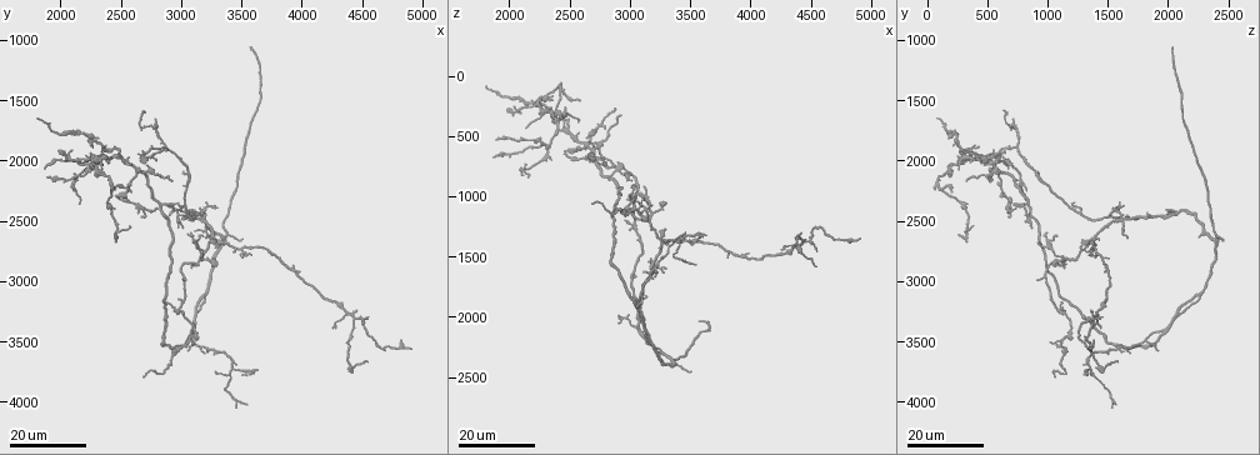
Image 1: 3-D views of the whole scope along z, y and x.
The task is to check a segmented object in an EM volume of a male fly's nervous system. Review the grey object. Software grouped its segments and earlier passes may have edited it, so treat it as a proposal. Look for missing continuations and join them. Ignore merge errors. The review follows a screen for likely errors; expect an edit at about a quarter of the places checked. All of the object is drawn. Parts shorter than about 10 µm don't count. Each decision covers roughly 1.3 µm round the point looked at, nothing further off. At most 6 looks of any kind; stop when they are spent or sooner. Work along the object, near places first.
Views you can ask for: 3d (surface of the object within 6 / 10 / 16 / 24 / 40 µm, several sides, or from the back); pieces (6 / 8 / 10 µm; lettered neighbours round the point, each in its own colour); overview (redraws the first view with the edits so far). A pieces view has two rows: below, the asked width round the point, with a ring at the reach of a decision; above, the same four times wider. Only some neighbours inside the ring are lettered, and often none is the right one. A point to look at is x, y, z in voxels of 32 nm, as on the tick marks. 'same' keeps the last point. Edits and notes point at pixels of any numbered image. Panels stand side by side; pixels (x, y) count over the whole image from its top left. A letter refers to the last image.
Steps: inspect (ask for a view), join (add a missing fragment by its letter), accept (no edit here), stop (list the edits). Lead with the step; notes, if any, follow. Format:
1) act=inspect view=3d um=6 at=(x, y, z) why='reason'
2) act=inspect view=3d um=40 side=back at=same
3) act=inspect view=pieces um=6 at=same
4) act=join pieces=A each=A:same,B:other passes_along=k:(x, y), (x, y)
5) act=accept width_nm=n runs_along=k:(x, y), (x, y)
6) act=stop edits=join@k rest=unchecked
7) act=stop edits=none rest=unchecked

act=inspect view=3d um=24 at=(3620, 3740, 1320) why='branch stops here'

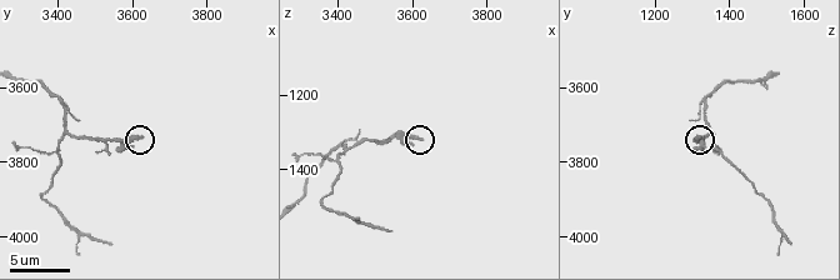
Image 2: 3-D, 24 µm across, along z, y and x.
act=inspect view=pieces um=8 at=(3620, 3730, 1310)

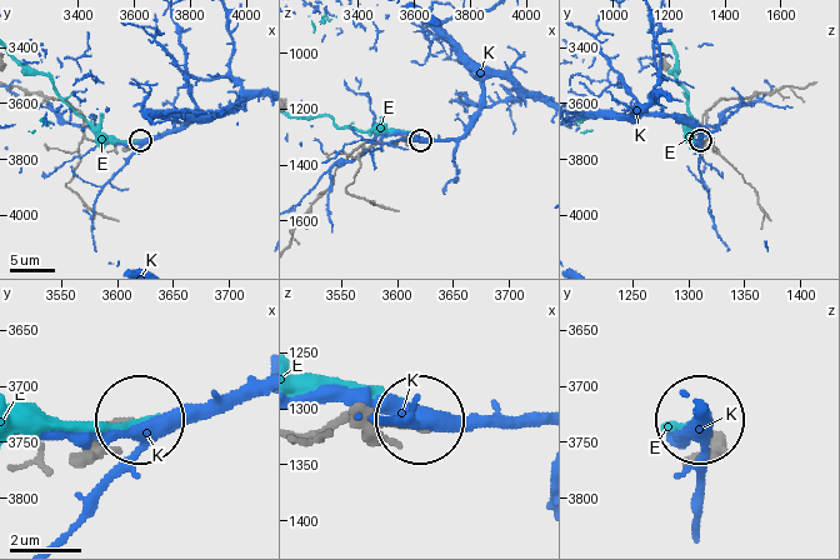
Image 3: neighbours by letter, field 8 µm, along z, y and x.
act=accept width_nm=220 each=E:other,K:other found='no lettered fragment goes on from it'

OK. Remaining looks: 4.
act=inspect view=3d um=16 at=(2940, 2180, 340)

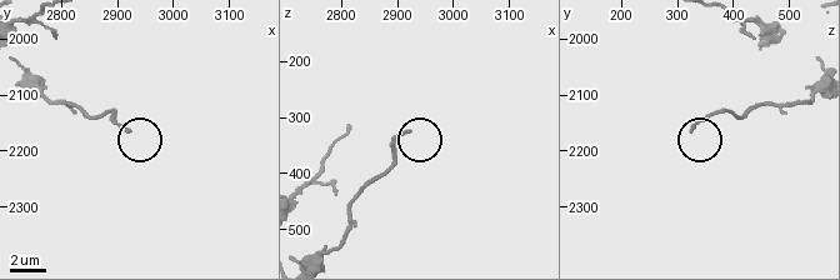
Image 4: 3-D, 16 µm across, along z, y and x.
act=inspect view=pieces um=10 at=(2920, 2165, 325)

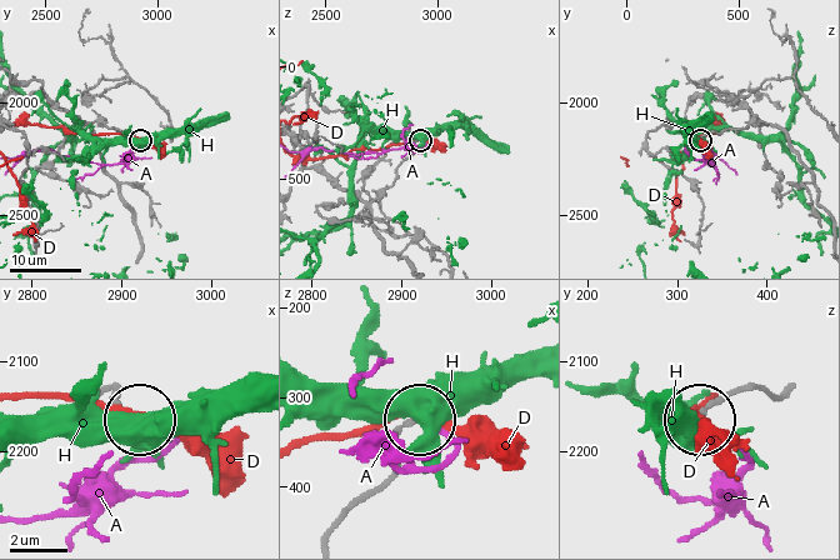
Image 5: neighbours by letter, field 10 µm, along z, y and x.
act=join pieces=A width_nm=170 each=A:same,D:other,H:other found='the cell continues'

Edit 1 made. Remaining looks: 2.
act=inspect view=3d um=16 at=(3560, 1080, 2060) why='an open end'

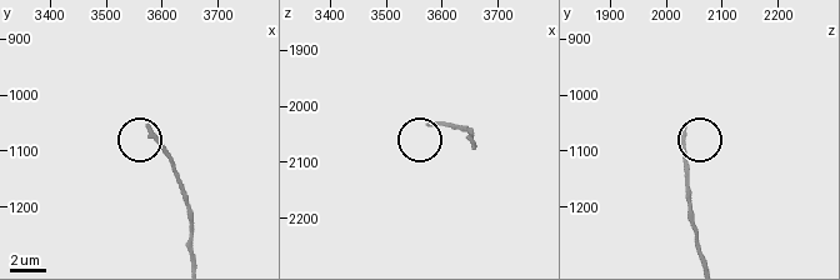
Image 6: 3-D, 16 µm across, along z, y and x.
act=inspect view=pieces um=8 at=(3575, 1060, 2035)

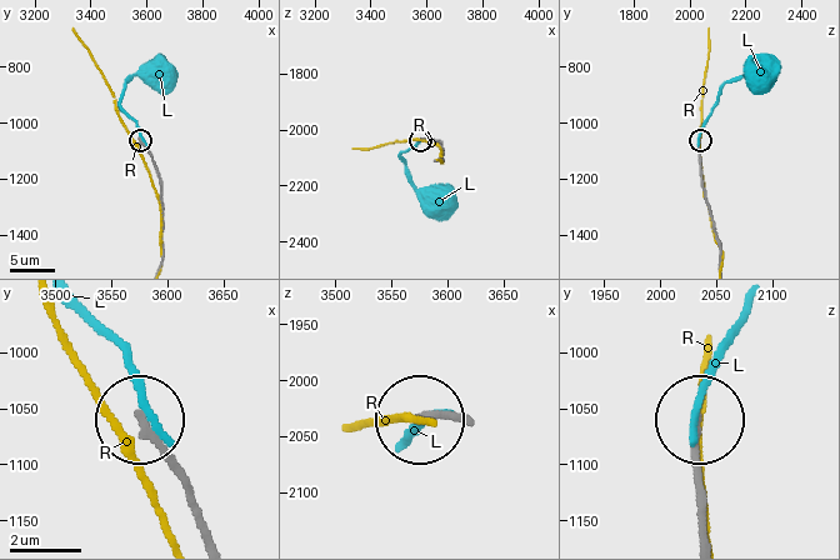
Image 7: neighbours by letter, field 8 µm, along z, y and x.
act=accept width_nm=230 each=L:other,R:other runs_along=7:(701, 529), (699, 425) found='no lettered fragment goes on from it'

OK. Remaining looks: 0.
act=stop edits=join@5 rest=unchecked

